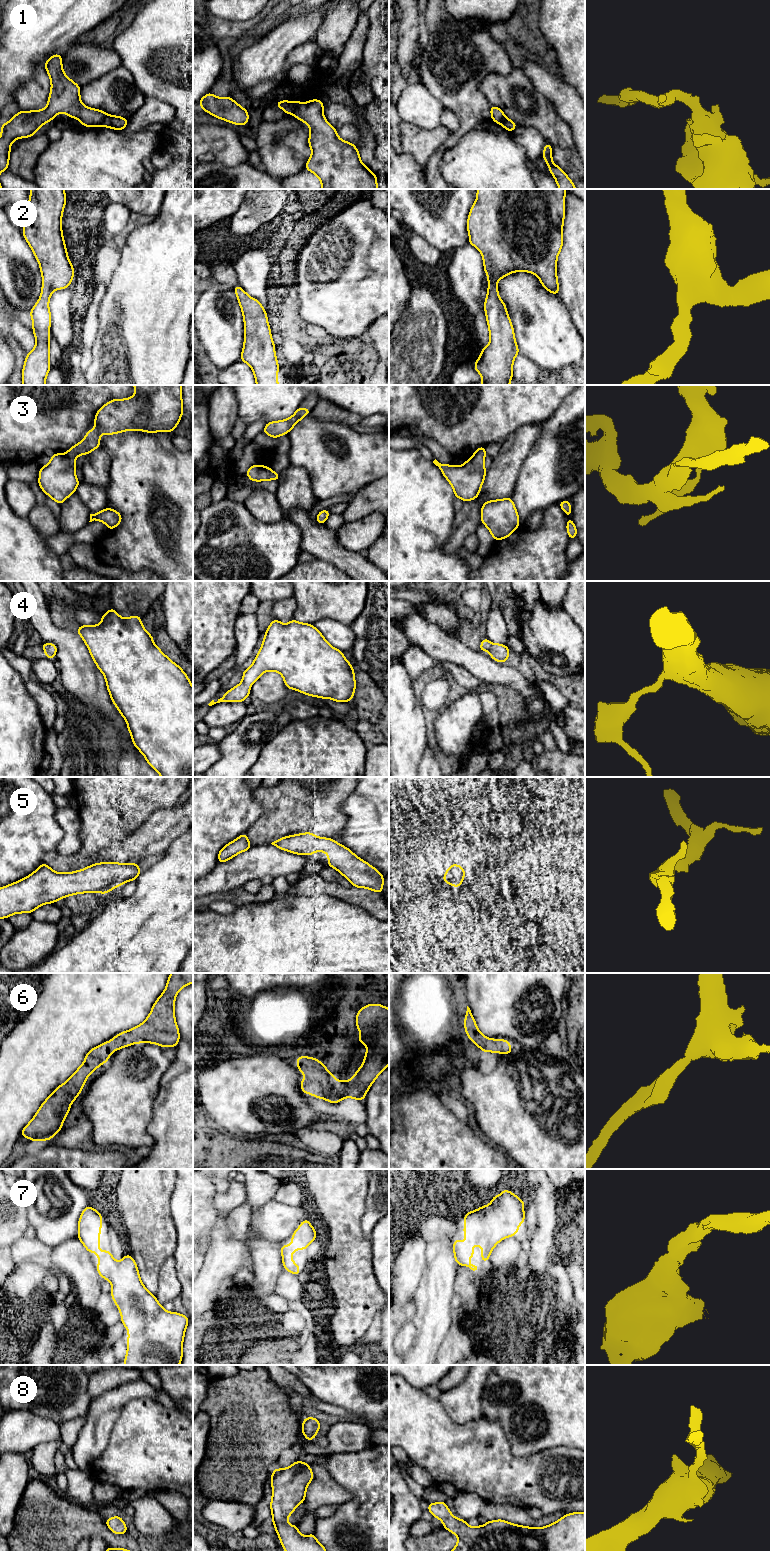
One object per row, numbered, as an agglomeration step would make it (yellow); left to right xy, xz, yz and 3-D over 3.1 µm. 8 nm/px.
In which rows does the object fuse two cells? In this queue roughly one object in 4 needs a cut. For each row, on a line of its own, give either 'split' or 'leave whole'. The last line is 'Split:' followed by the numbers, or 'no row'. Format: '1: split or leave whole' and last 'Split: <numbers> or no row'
1: split
2: leave whole
3: leave whole
4: leave whole
5: leave whole
6: leave whole
7: leave whole
8: leave whole
Split: 1

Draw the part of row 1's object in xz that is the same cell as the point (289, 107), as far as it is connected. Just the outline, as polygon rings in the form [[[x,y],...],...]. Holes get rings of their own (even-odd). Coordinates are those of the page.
[[[278,101],[275,105],[284,110],[286,114],[294,114],[298,106],[301,104],[299,101]]]

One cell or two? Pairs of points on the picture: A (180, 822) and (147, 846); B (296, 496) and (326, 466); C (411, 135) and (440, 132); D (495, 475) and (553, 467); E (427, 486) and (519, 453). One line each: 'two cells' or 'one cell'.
A: one cell
B: two cells
C: one cell
D: two cells
E: two cells

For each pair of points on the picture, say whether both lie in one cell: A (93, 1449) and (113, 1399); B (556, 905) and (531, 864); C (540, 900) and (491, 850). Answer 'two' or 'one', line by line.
A: one
B: one
C: two

